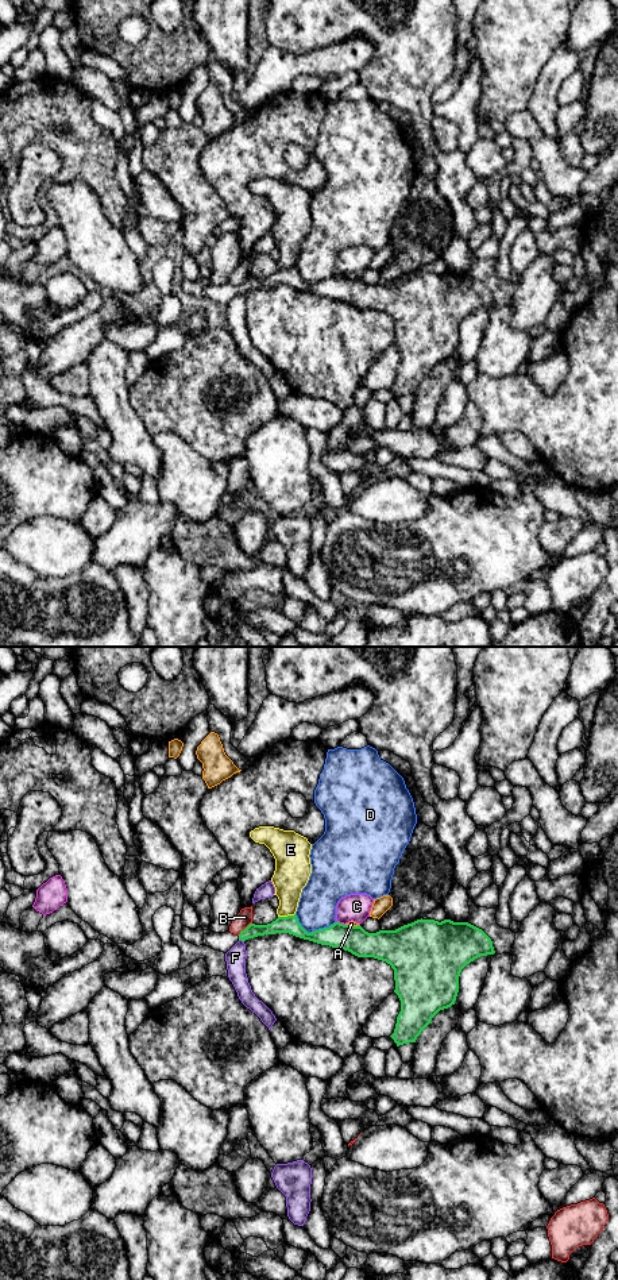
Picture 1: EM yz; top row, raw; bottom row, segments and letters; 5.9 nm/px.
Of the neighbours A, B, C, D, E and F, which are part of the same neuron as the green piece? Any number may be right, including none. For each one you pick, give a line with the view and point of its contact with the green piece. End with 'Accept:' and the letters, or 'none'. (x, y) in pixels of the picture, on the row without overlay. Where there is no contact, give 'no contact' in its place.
Accept: none

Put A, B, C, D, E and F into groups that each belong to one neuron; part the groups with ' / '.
A / B / C / D / E / F

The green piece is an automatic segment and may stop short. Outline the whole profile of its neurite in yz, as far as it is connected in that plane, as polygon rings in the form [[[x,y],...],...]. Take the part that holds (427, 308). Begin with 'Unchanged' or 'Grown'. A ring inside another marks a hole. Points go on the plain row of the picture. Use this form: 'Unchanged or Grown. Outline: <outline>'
Grown. Outline: [[[297,267],[278,269],[267,277],[250,275],[240,286],[204,282],[204,297],[227,305],[239,292],[289,285],[358,309],[386,313],[394,321],[401,352],[394,385],[397,398],[416,394],[432,370],[455,356],[461,321],[480,308],[494,306],[491,290],[468,274],[417,271],[395,282],[366,284],[360,277],[335,274],[308,285]]]

